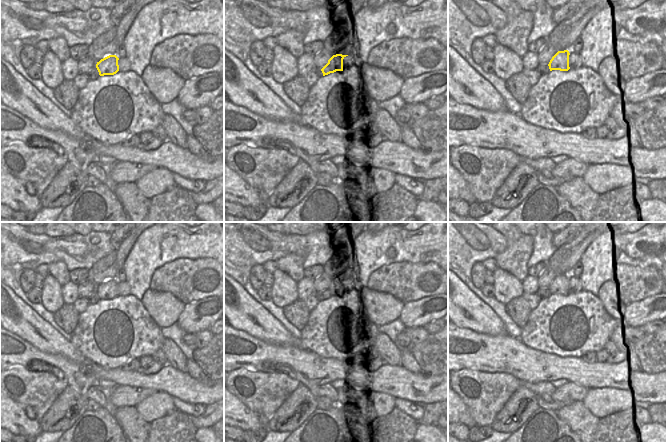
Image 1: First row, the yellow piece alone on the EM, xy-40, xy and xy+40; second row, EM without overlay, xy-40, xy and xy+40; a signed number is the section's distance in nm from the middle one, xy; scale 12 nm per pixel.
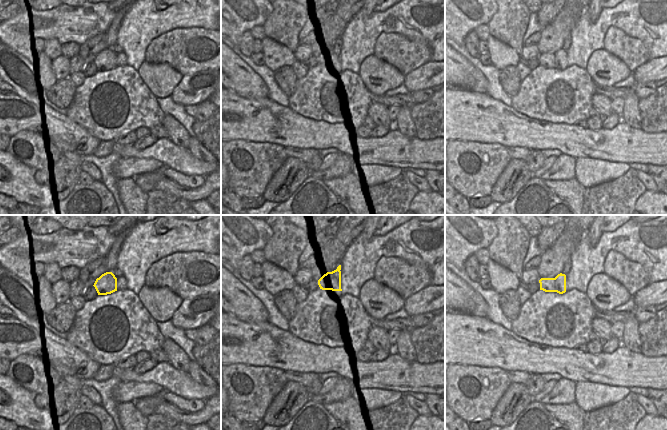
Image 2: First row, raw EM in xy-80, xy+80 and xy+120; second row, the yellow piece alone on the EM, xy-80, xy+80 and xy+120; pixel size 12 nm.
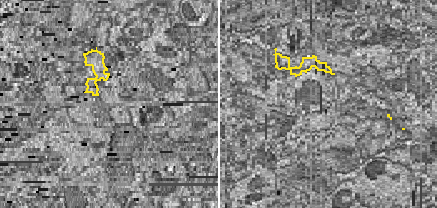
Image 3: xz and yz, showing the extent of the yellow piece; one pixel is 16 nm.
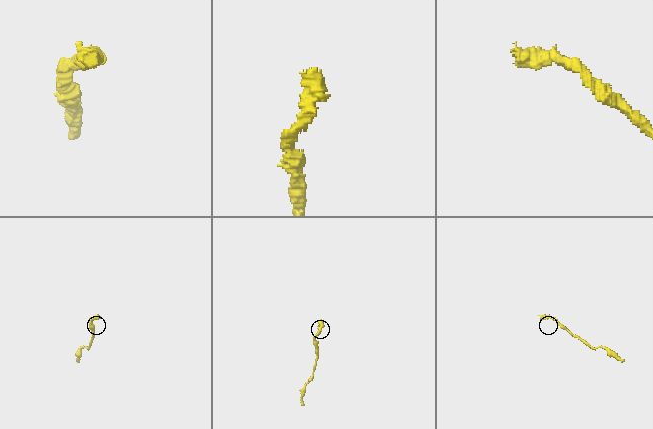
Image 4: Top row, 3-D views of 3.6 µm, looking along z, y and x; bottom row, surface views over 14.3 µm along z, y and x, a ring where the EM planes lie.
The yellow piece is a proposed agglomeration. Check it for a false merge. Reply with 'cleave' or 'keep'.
keep

